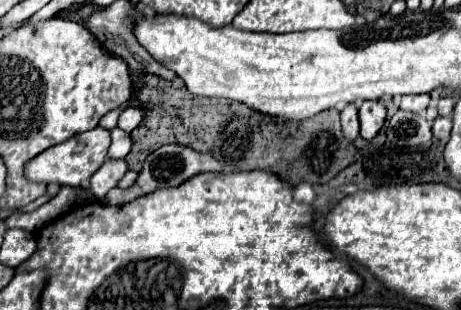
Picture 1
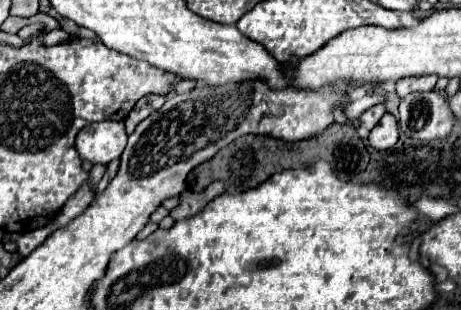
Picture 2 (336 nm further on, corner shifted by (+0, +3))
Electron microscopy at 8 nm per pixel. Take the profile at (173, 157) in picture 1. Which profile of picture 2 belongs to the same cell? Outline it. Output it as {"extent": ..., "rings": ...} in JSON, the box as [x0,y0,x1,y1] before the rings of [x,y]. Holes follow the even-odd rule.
{"extent":[170,180,224,220],"rings":[[[216,180],[216,182],[212,182],[206,190],[202,190],[202,192],[182,192],[180,194],[180,204],[174,208],[174,210],[170,210],[170,216],[174,218],[174,220],[182,220],[182,218],[188,218],[188,216],[192,216],[192,214],[196,214],[196,212],[200,212],[200,208],[204,208],[212,198],[216,198],[218,194],[222,194],[224,192],[224,186],[220,184],[220,180]]]}

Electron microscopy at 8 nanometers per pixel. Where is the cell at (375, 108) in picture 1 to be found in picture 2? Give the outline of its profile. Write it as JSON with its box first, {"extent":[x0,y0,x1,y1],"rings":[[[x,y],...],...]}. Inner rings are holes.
{"extent":[368,112,398,150],"rings":[[[386,112],[382,120],[370,130],[368,142],[376,150],[388,150],[398,142],[398,122],[390,112]]]}

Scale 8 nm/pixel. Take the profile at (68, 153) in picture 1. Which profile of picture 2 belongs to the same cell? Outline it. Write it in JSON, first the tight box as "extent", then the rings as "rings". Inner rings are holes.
{"extent":[76,120,126,164],"rings":[[[102,120],[82,128],[76,136],[76,150],[82,160],[92,164],[108,164],[118,158],[126,148],[124,122]]]}

